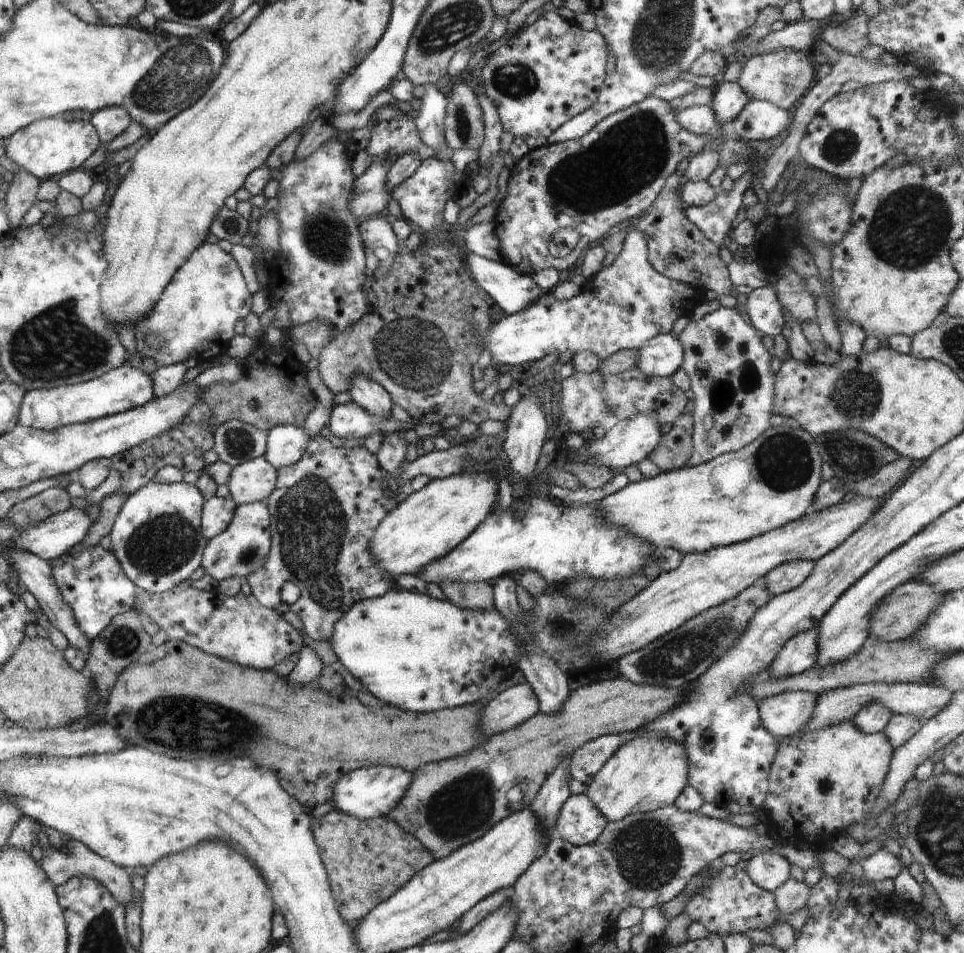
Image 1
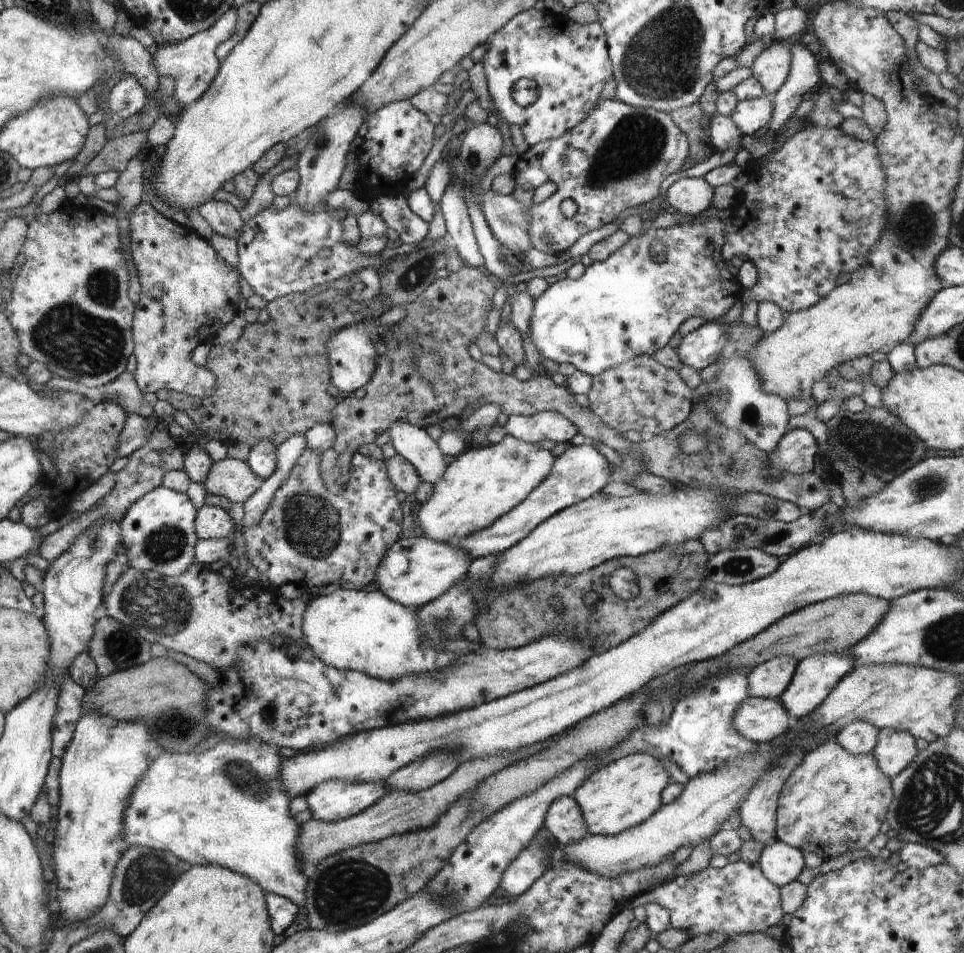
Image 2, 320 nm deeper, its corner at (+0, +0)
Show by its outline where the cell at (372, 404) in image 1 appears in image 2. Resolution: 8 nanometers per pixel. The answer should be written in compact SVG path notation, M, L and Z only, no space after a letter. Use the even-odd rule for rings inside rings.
M396 421L391 424L388 434L397 454L415 466L422 480L434 485L446 473L446 460L439 443L434 442L420 427Z

